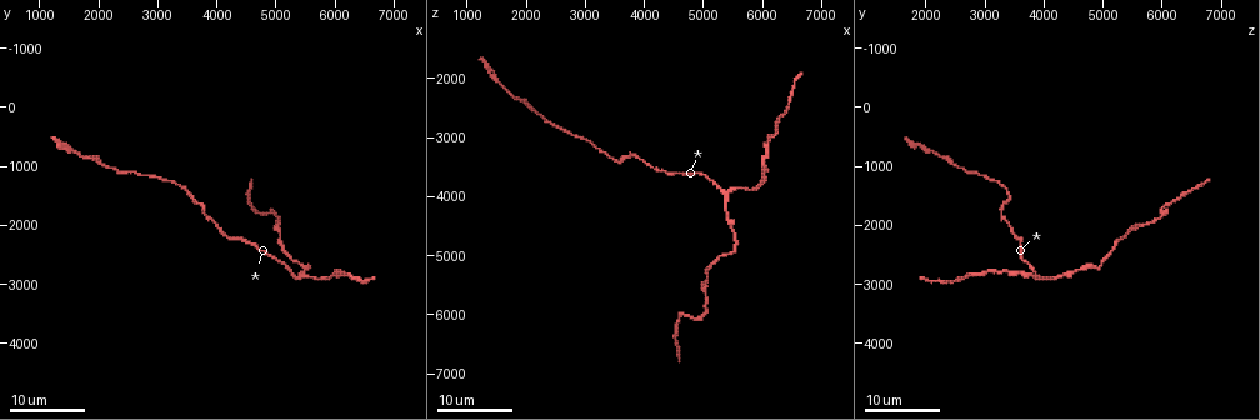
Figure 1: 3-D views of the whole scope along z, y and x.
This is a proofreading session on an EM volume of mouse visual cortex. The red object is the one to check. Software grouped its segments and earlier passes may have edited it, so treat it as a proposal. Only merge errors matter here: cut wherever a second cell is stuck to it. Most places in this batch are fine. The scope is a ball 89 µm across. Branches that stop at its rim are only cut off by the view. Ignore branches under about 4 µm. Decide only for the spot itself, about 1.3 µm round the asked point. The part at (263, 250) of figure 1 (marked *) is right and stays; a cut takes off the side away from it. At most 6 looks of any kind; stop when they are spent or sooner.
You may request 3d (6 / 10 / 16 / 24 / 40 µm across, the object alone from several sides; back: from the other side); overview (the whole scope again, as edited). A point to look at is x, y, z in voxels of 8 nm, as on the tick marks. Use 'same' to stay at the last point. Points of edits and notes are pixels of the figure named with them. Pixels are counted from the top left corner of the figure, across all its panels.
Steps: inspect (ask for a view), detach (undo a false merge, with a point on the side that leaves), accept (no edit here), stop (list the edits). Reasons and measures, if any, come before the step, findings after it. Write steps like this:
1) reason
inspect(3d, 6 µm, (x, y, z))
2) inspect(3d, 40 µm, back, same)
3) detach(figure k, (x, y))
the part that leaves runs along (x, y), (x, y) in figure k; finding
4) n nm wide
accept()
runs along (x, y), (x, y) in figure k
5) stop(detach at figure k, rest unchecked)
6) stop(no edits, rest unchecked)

sudden change in width
inspect(3d, 24 µm, (5100, 2100, 5400))

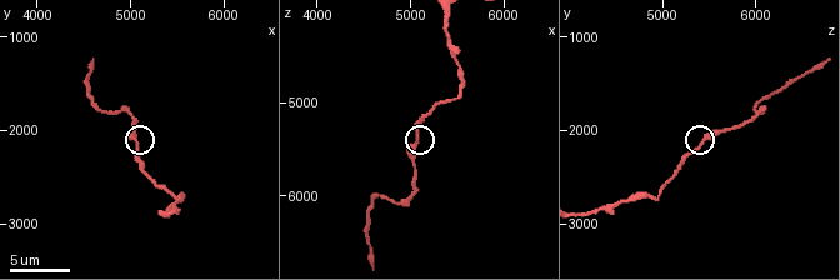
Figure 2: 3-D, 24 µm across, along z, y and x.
zoom in
inspect(3d, 6 µm, (5100, 2150, 5450))

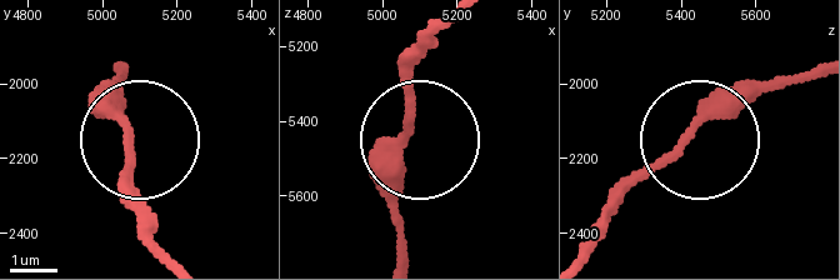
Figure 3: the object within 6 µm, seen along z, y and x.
210 nm wide
accept()
runs along (445, 23), (409, 83), (398, 246) in figure 3; continuous, no second cell

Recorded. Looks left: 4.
three arms meet
inspect(3d, 16 µm, (5400, 2950, 3950))

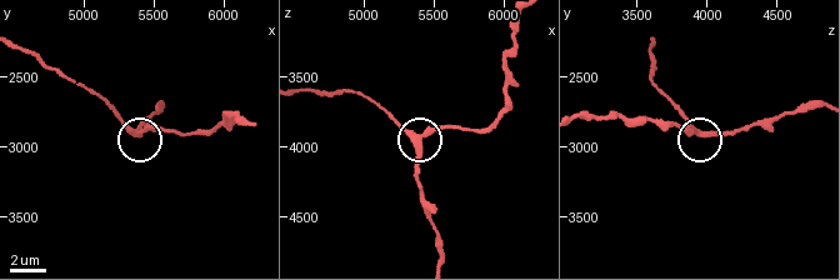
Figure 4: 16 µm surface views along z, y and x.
inspect(3d, 6 µm, (5400, 2880, 3960))

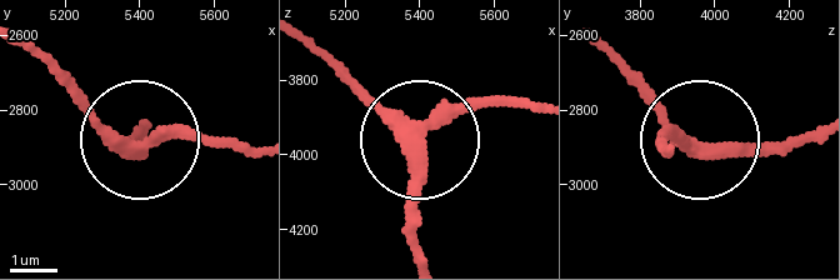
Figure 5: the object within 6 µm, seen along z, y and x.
inspect(3d, 6 µm, back, (5400, 2900, 3950))

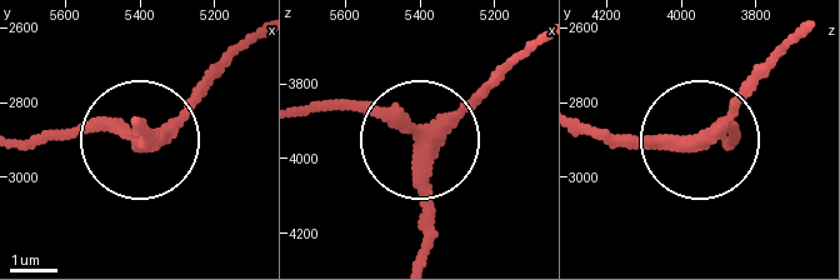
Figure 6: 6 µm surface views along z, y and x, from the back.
accept()
runs along (530, 45), (423, 133), (319, 105) in figure 6; all the same cell

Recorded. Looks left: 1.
stop(no edits, rest unchecked)

